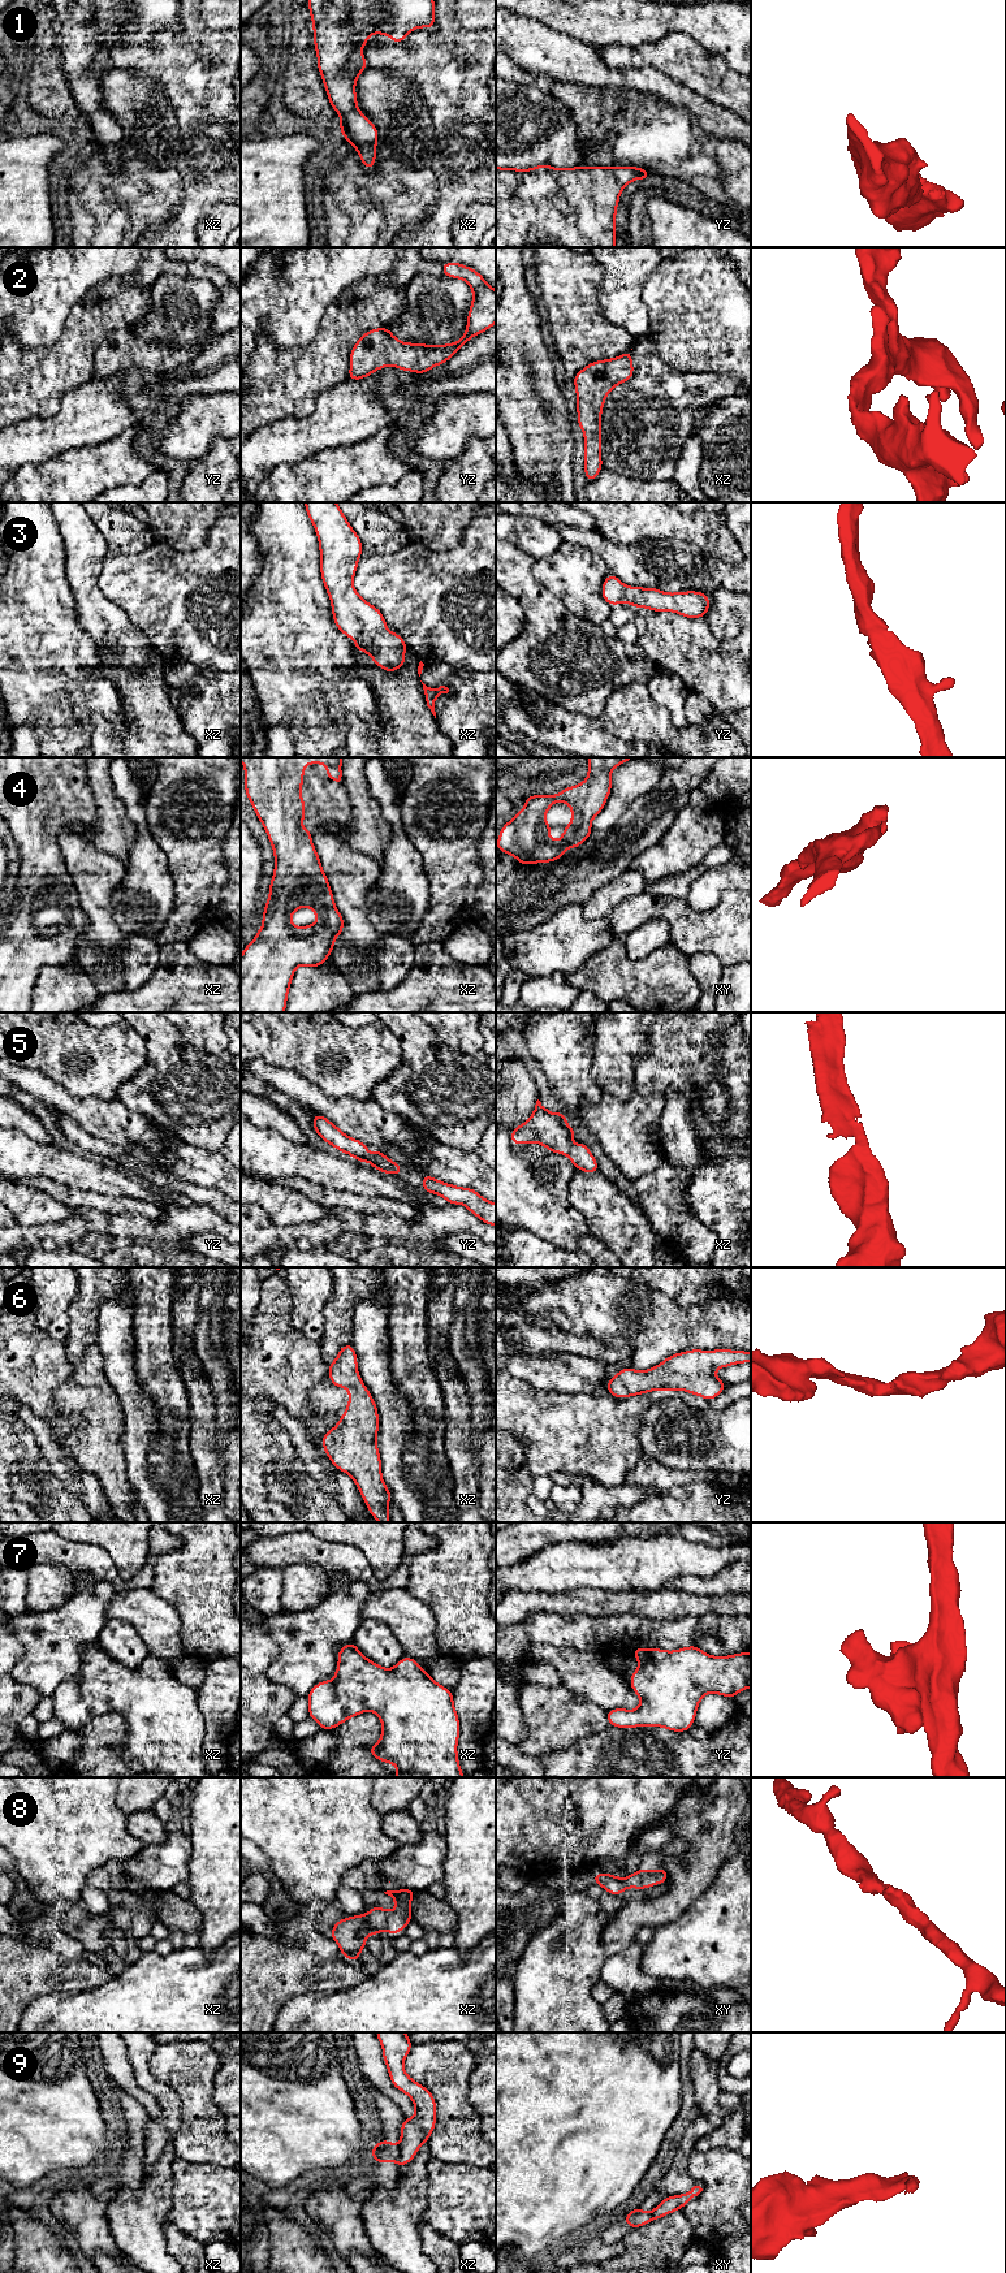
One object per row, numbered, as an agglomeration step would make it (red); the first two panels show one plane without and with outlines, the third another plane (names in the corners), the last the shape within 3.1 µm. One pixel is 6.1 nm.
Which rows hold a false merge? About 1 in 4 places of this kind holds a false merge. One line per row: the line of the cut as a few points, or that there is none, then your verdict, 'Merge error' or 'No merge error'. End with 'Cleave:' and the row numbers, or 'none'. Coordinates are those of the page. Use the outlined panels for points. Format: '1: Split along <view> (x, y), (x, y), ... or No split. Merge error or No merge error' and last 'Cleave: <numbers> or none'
1: No split. No merge error
2: No split. No merge error
3: No split. No merge error
4: No split. No merge error
5: No split. No merge error
6: No split. No merge error
7: No split. No merge error
8: No split. No merge error
9: Split along xz (400, 2144), (400, 2152), (394, 2160). Merge error
Cleave: 9

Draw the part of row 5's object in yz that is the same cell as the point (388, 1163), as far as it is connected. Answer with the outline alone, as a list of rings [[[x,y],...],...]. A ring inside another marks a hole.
[[[320,1114],[312,1116],[312,1125],[320,1138],[334,1146],[337,1150],[354,1157],[358,1162],[370,1162],[371,1166],[383,1174],[401,1176],[402,1167],[387,1158],[380,1149],[371,1157],[364,1142],[346,1136],[338,1127]]]

